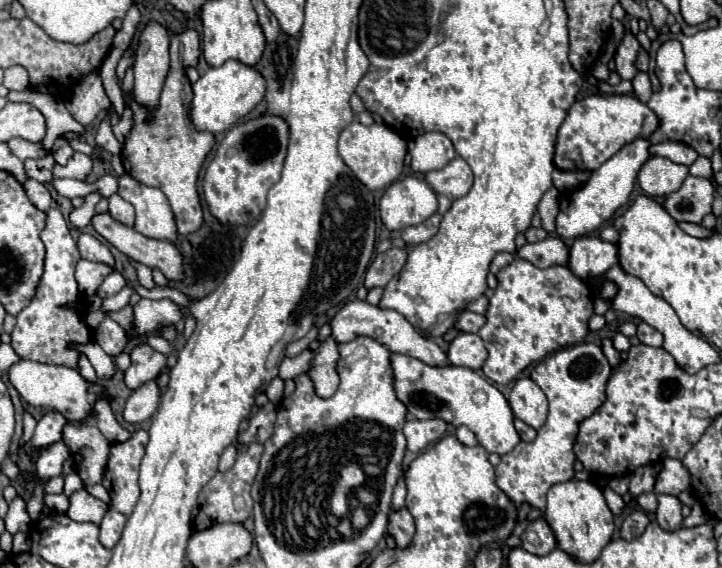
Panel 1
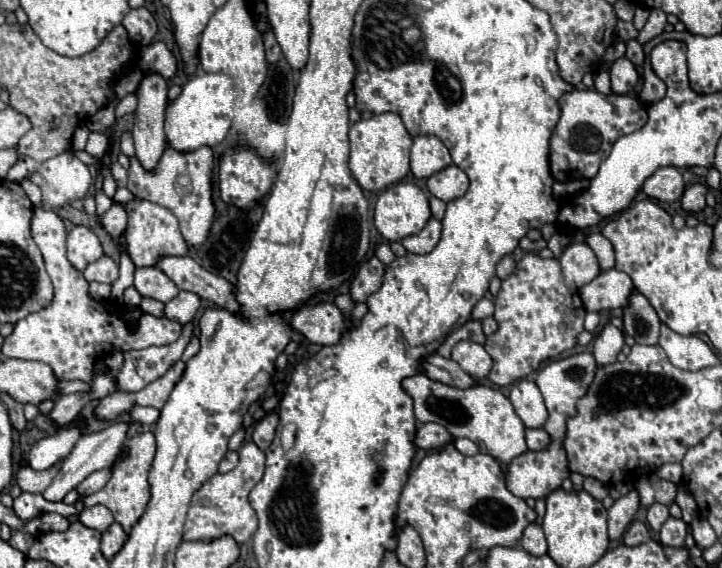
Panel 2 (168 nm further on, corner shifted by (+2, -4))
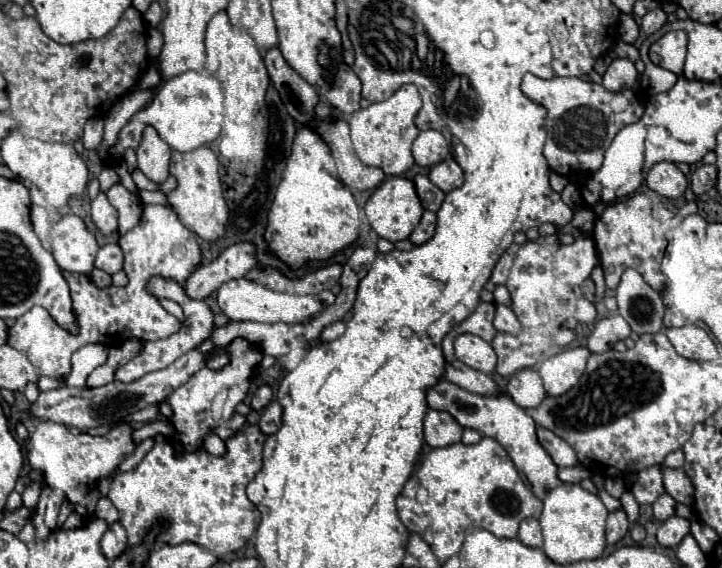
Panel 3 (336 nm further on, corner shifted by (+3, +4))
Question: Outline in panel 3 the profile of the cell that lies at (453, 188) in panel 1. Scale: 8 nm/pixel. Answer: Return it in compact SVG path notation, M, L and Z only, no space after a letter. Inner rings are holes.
M447 158L431 168L429 180L447 194L463 184L463 170L453 158Z

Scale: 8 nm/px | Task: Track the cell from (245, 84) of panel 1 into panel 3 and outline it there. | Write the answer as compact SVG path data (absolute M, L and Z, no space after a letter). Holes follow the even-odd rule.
M183 72L167 80L147 108L133 114L133 118L121 128L117 142L109 148L109 158L121 160L127 148L137 150L143 138L143 130L147 126L153 126L161 140L165 140L171 146L171 150L191 152L199 146L213 142L221 132L221 124L223 124L223 92L221 84L217 84L217 78L203 72Z

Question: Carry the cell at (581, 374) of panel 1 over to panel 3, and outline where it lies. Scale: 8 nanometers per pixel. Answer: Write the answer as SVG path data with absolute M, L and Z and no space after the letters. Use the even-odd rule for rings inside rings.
M577 346L545 360L539 368L539 376L543 378L545 392L549 396L561 396L569 388L573 388L573 384L577 384L577 380L585 372L589 354L591 352L587 348Z

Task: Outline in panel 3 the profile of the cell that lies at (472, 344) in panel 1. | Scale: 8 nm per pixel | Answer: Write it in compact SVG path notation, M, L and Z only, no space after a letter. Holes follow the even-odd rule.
M461 334L455 340L455 358L467 364L473 370L491 374L497 364L497 354L493 346L479 336L473 334Z

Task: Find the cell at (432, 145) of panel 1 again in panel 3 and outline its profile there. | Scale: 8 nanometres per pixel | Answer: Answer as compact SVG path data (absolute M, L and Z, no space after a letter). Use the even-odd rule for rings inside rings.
M423 130L413 142L413 158L419 166L439 164L449 156L449 152L451 150L445 136L437 130Z

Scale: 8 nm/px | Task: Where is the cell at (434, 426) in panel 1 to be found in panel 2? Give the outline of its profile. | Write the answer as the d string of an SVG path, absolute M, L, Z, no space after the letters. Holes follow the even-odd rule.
M420 424L414 436L414 444L422 450L434 450L452 442L452 436L442 424Z

